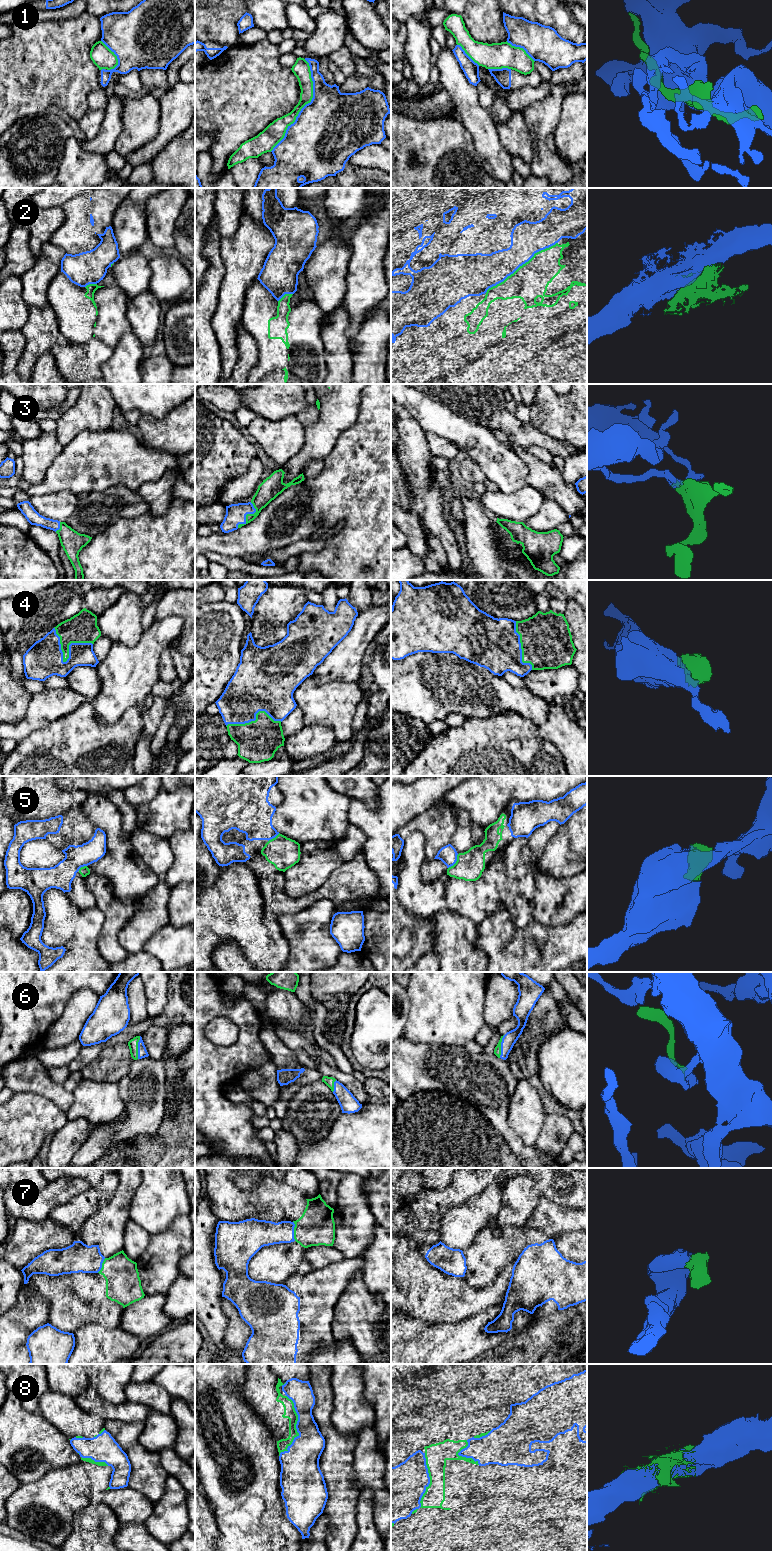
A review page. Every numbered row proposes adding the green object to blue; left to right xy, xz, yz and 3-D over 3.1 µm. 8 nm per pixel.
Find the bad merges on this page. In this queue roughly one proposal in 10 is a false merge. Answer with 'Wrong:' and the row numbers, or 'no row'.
Wrong: no row

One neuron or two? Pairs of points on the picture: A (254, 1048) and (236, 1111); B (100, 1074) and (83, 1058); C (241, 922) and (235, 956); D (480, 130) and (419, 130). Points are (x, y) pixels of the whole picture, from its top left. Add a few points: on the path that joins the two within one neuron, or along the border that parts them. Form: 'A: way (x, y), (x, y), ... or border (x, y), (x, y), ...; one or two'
A: way (236, 1062), (216, 1082), (216, 1095), (218, 1097); one
B: border (102, 1051), (80, 1070); two
C: border (214, 950), (225, 941), (233, 941), (249, 961); two
D: border (456, 116), (469, 133), (478, 151); two

